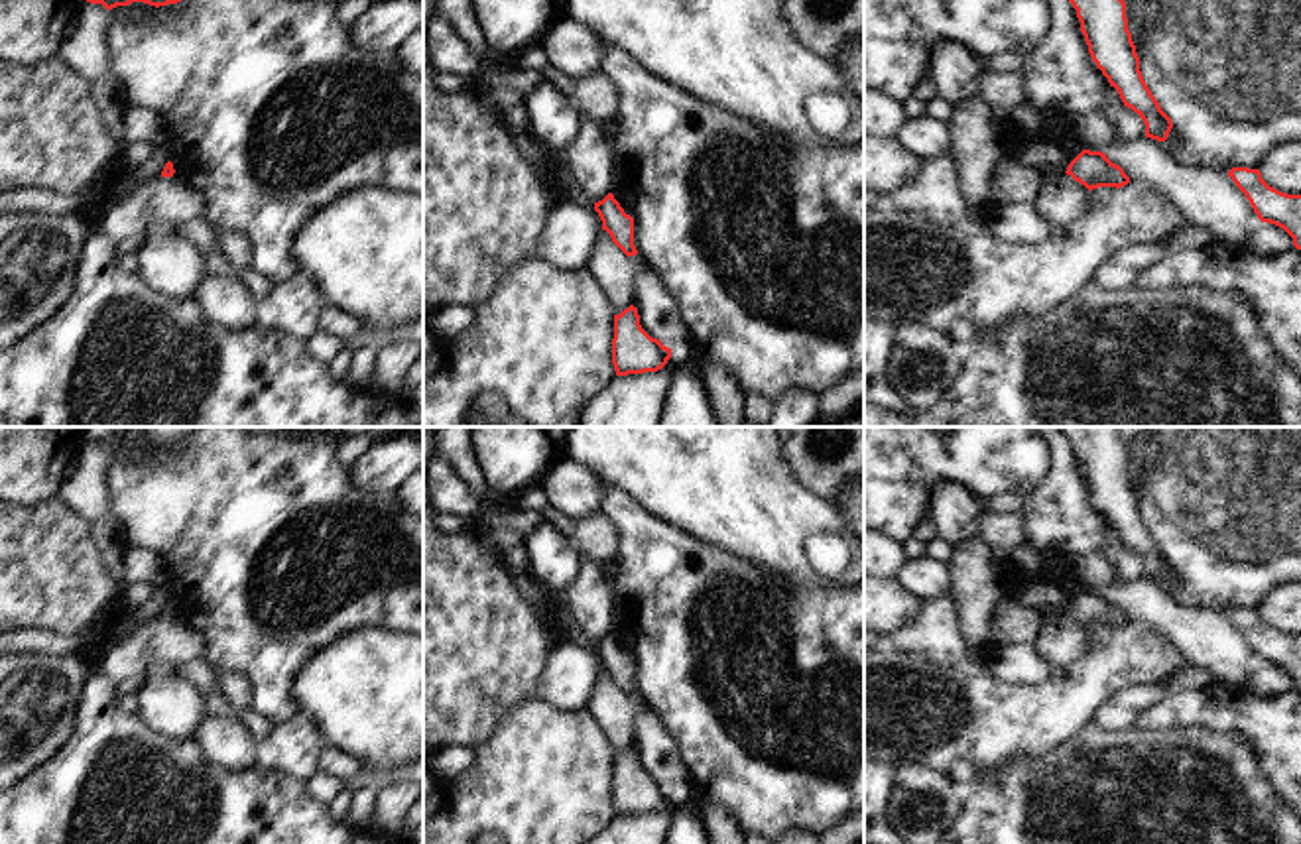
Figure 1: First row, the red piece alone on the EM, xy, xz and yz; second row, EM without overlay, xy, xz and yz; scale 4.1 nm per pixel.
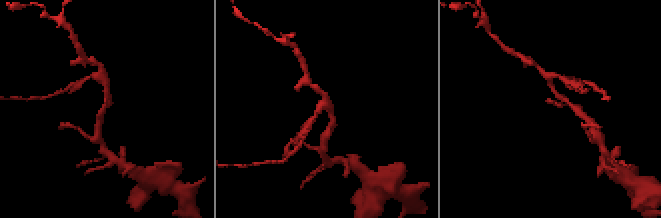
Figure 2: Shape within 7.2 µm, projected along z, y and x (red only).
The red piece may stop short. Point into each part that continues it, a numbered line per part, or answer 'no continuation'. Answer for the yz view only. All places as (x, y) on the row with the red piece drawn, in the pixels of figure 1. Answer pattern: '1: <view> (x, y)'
no continuation

